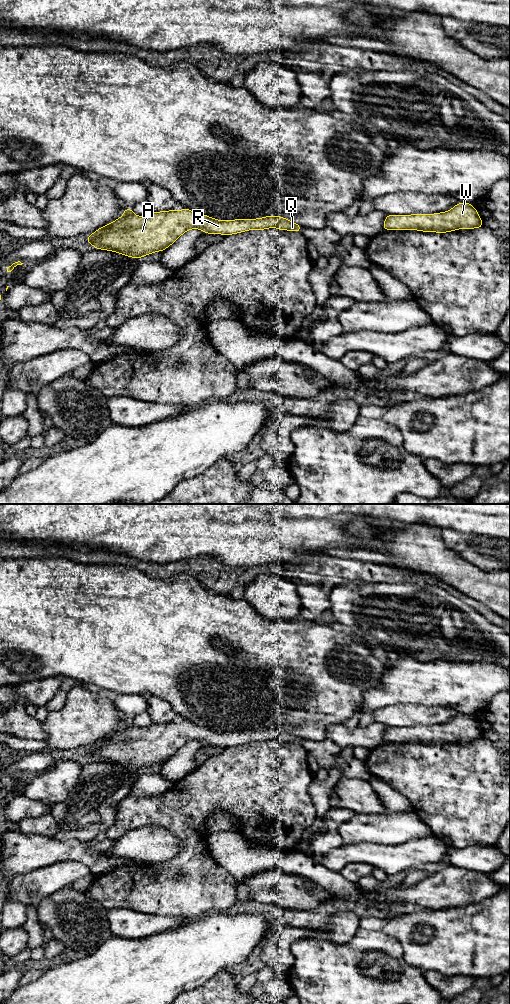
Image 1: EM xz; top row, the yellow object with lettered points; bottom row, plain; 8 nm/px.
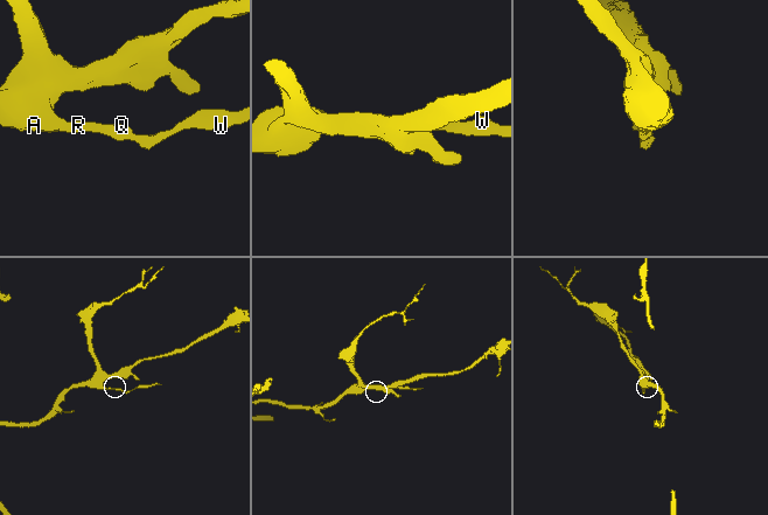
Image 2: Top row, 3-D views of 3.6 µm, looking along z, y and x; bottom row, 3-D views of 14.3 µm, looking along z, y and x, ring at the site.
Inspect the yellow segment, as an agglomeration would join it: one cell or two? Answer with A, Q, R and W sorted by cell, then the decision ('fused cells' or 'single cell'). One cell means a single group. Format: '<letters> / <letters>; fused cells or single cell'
A Q R W; single cell

